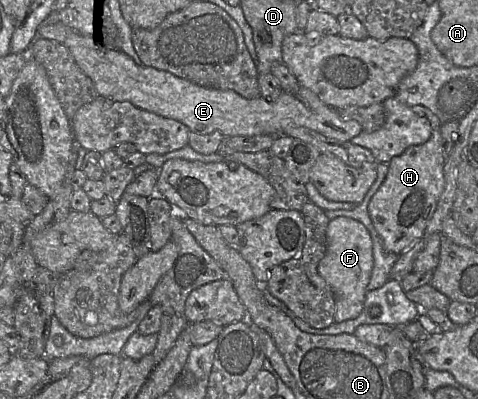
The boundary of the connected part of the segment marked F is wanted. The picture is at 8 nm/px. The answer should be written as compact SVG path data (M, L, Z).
M347 217L329 221L326 230L326 252L318 264L318 273L335 297L334 322L355 319L363 311L367 285L373 270L373 243L366 227Z

